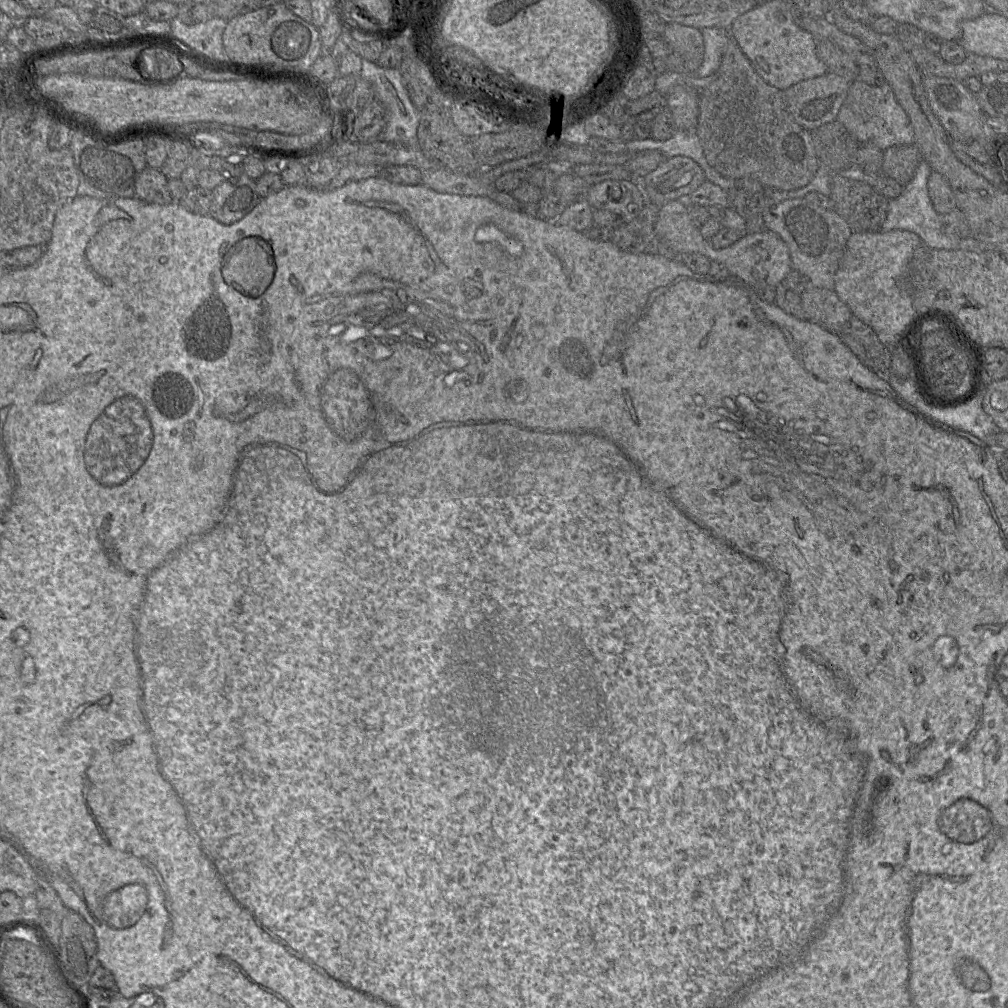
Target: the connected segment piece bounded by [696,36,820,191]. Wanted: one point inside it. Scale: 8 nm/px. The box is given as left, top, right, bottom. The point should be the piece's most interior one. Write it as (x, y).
(745, 128)

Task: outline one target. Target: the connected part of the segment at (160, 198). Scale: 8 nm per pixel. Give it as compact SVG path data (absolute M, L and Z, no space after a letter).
M148 165L137 176L134 191L136 198L146 202L165 205L173 201L167 177L160 169Z

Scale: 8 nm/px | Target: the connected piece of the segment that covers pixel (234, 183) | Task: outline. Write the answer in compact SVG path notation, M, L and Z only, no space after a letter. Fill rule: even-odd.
M245 172L238 178L226 178L212 192L209 215L223 224L239 221L260 201L255 180Z

